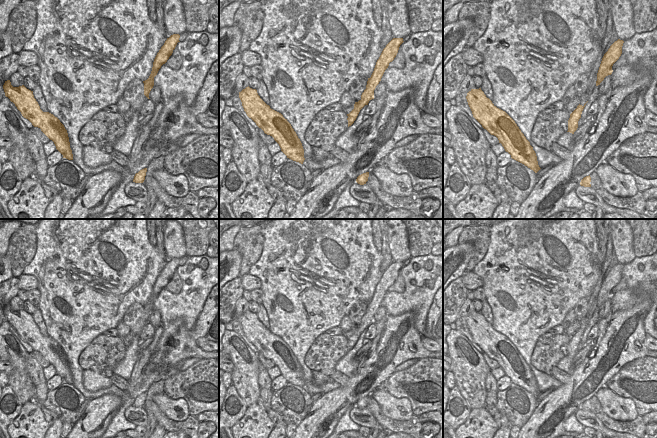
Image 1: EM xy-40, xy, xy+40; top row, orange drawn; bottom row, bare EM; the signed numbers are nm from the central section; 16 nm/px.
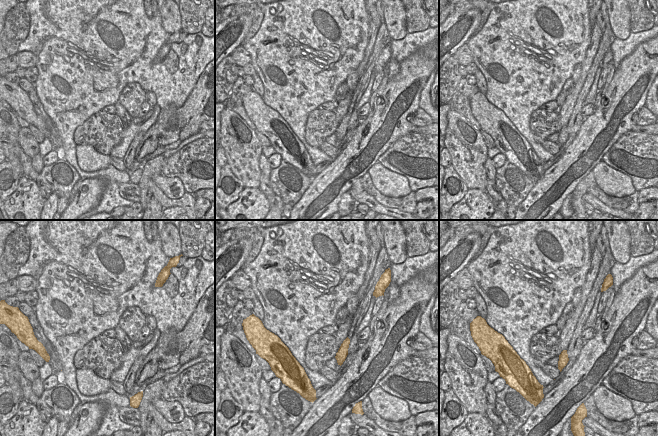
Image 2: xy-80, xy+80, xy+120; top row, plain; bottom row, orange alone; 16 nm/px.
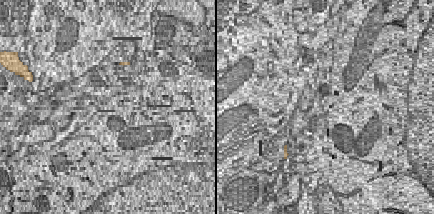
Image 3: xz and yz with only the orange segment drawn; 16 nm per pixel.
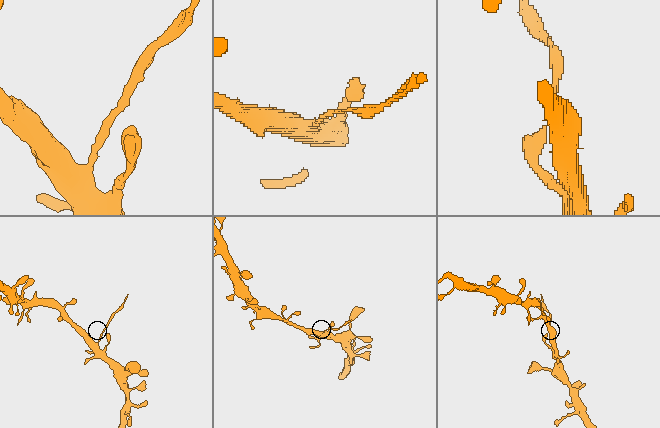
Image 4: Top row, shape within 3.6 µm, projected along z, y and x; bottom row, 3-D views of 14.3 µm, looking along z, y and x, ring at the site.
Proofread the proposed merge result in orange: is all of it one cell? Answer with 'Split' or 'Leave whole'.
Split.

